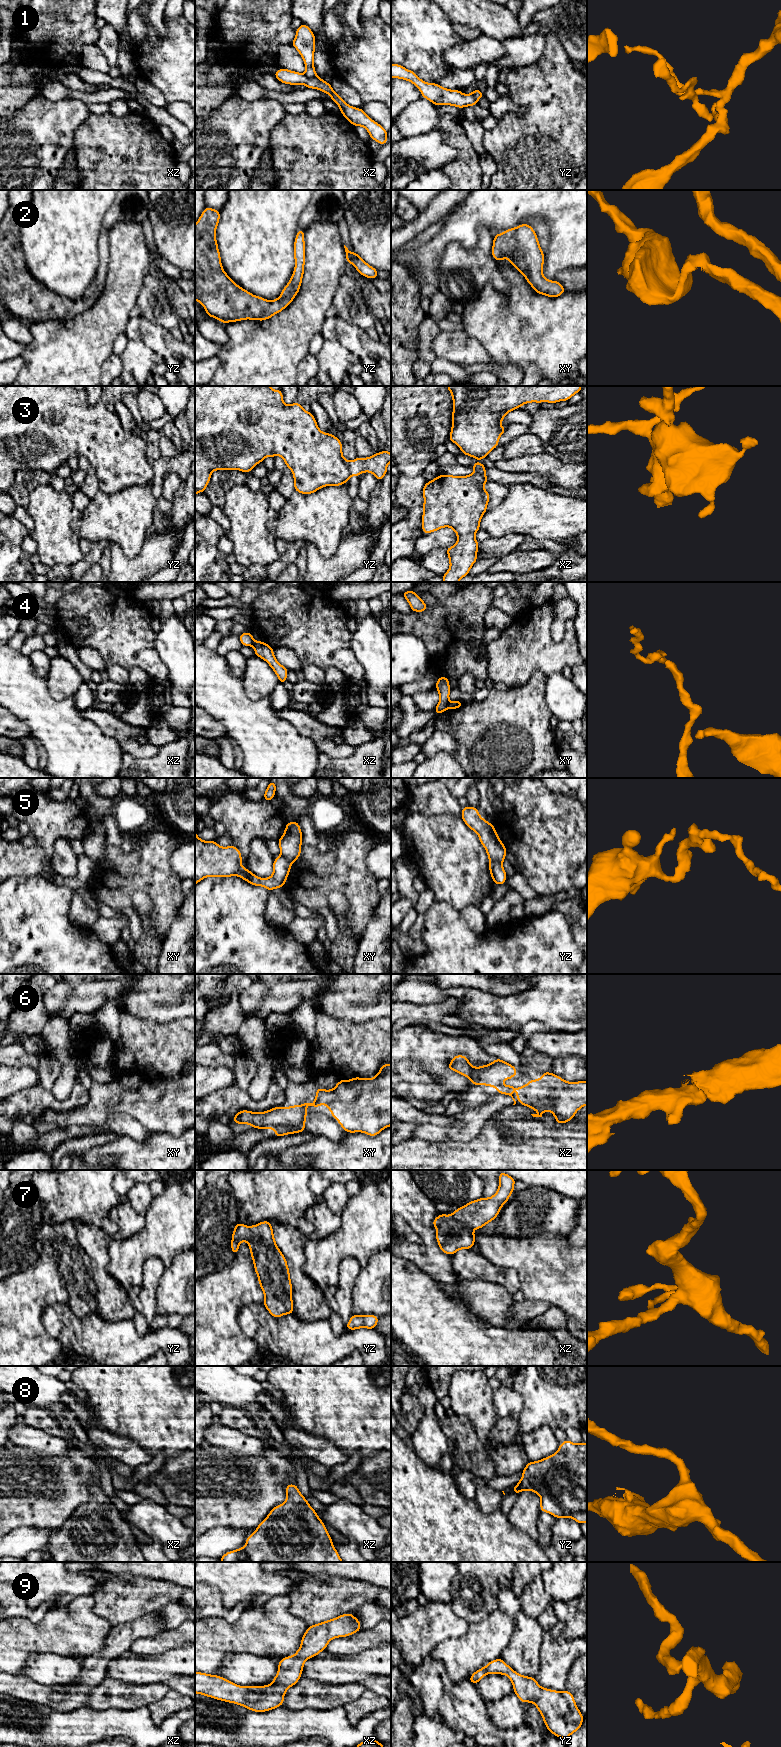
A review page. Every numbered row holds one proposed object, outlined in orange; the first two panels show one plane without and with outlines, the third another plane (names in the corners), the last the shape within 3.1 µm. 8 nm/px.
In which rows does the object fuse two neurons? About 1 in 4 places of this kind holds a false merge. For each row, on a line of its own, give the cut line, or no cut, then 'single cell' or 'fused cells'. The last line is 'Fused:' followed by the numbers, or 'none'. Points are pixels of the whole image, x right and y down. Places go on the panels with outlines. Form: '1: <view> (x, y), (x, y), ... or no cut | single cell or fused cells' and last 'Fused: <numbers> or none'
1: xz (304, 74), (309, 77), (316, 77) | fused cells
2: no cut | single cell
3: no cut | single cell
4: xy (449, 701), (448, 707) | fused cells
5: yz (489, 859), (501, 863) | fused cells
6: no cut | single cell
7: no cut | single cell
8: no cut | single cell
9: no cut | single cell
Fused: 1, 4, 5

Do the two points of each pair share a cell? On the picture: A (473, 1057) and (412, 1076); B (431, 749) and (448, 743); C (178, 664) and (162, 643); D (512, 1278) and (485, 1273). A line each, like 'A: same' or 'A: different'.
A: same
B: same
C: same
D: same

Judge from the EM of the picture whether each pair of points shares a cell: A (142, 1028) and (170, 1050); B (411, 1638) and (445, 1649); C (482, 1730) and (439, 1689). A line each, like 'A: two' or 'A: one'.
A: one
B: two
C: one

